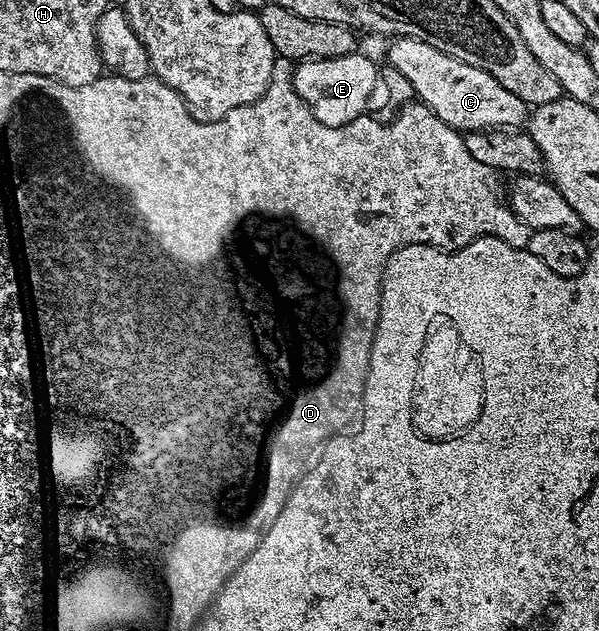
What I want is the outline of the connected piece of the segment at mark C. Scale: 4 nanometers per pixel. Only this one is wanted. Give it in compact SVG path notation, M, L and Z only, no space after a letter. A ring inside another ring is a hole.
M406 37L396 38L389 49L388 64L395 67L407 80L411 82L411 87L416 100L422 105L426 105L432 113L439 115L443 123L447 123L453 129L462 134L474 133L480 129L513 129L521 127L527 121L527 107L519 95L511 95L499 79L491 79L487 71L479 71L479 67L471 67L471 63L463 63L443 51L439 47L431 47L431 43L423 43L419 39L407 39Z

